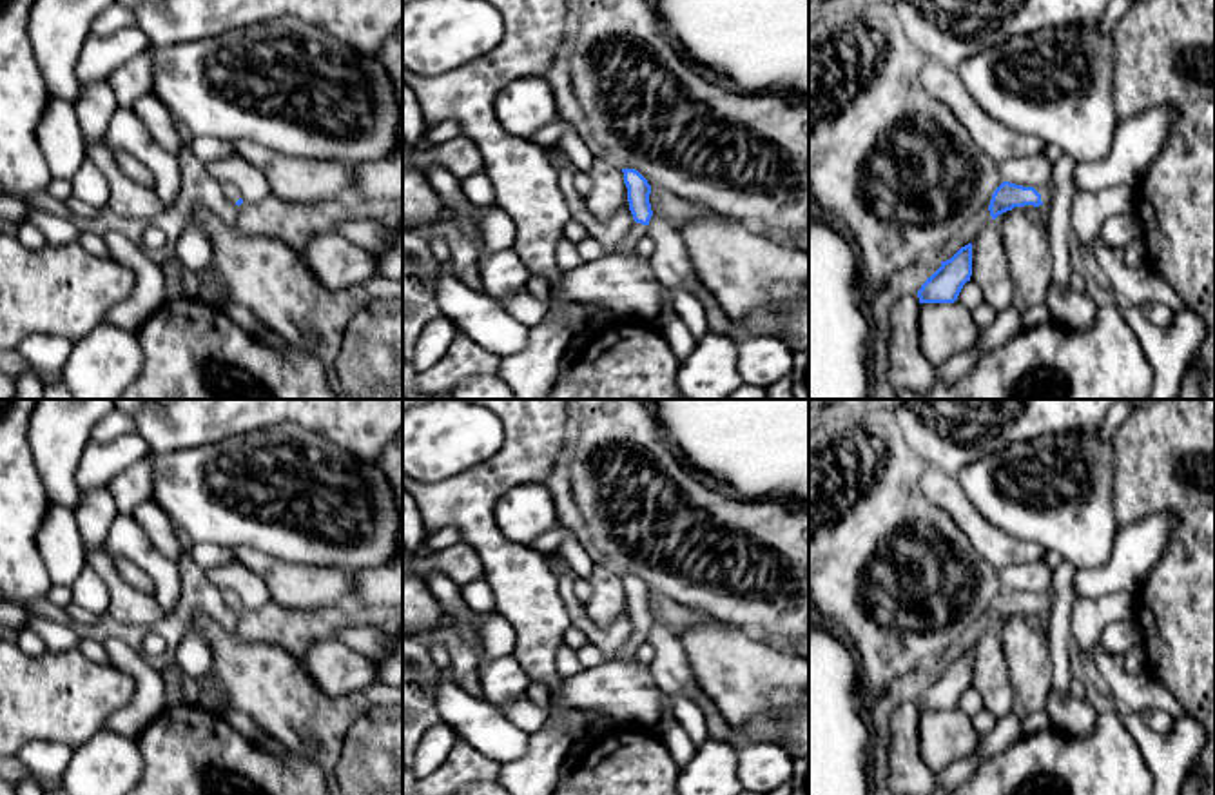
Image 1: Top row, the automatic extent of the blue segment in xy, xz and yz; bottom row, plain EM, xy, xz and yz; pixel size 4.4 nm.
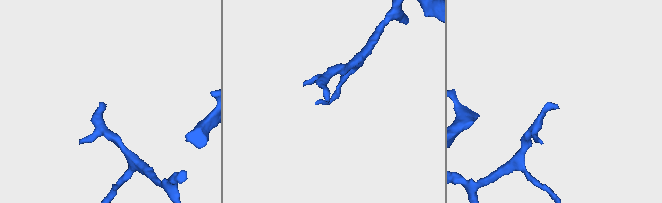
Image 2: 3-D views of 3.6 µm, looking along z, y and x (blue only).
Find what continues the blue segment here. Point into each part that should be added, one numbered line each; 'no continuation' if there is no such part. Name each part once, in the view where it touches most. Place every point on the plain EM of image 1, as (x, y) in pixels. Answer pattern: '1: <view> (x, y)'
1: xz (637, 637)

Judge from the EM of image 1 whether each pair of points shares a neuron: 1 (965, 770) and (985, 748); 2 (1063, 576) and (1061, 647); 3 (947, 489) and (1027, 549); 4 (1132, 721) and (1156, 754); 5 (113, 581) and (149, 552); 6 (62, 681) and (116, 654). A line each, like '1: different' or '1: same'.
1: same
2: same
3: same
4: same
5: different
6: different

